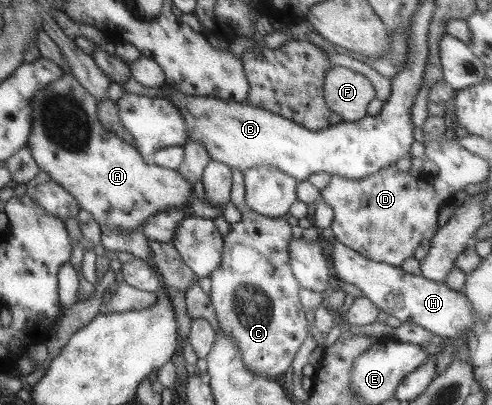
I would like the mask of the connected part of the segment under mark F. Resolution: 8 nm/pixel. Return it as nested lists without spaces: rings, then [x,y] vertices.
[[[345,66],[330,67],[326,73],[323,87],[326,104],[330,107],[332,113],[339,114],[344,121],[354,122],[364,118],[367,115],[367,104],[370,104],[370,101],[377,100],[371,80],[360,72]]]

